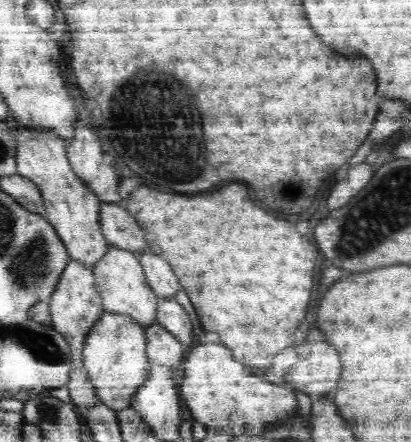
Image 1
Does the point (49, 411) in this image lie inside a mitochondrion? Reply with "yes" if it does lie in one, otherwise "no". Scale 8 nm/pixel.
yes

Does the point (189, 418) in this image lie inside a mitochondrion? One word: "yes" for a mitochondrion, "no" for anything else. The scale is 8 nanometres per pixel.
no

